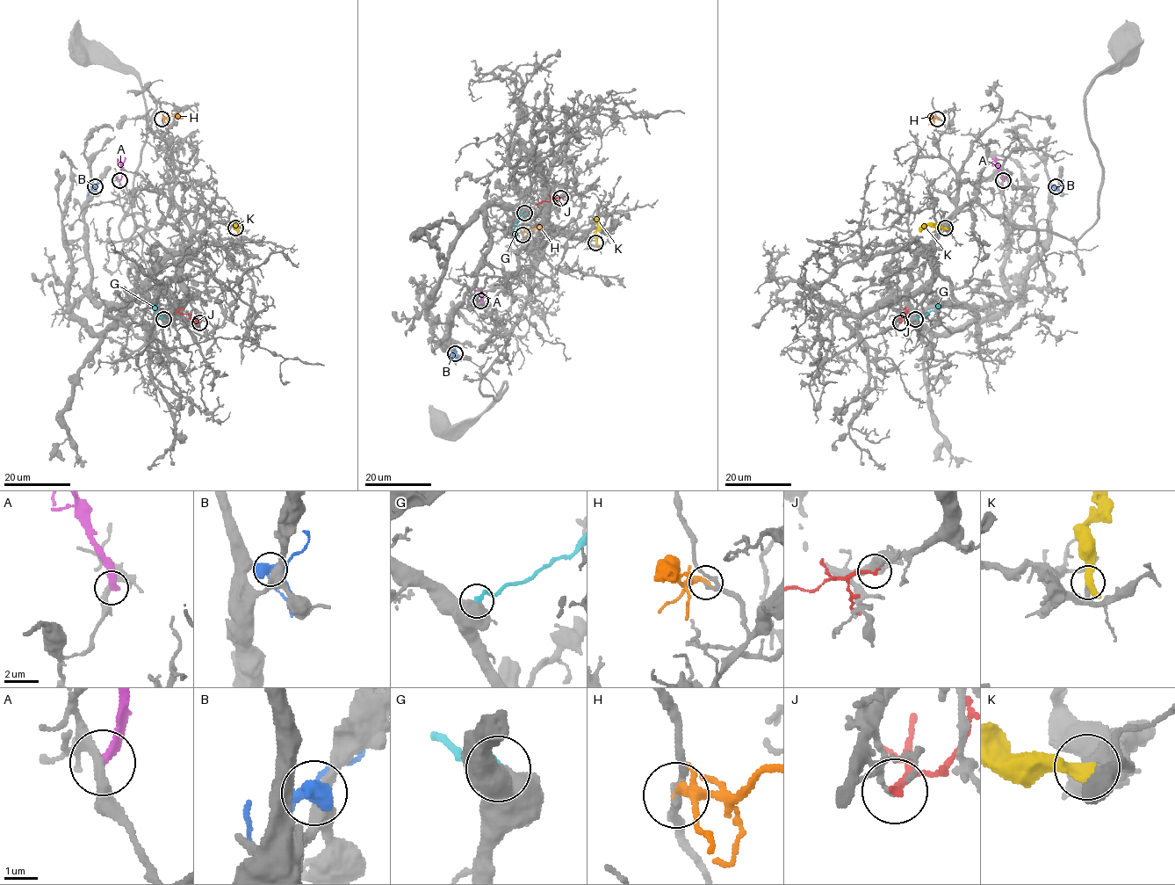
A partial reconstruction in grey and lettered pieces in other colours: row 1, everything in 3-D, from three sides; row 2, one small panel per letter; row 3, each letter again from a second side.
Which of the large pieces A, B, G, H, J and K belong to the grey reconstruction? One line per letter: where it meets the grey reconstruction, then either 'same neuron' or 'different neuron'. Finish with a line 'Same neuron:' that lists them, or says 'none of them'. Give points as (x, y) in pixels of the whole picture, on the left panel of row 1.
A: (119, 180) | different neuron
B: (95, 186) | different neuron
G: (163, 319) | different neuron
H: (162, 119) | same neuron
J: (199, 322) | different neuron
K: (235, 228) | different neuron
Same neuron: H

